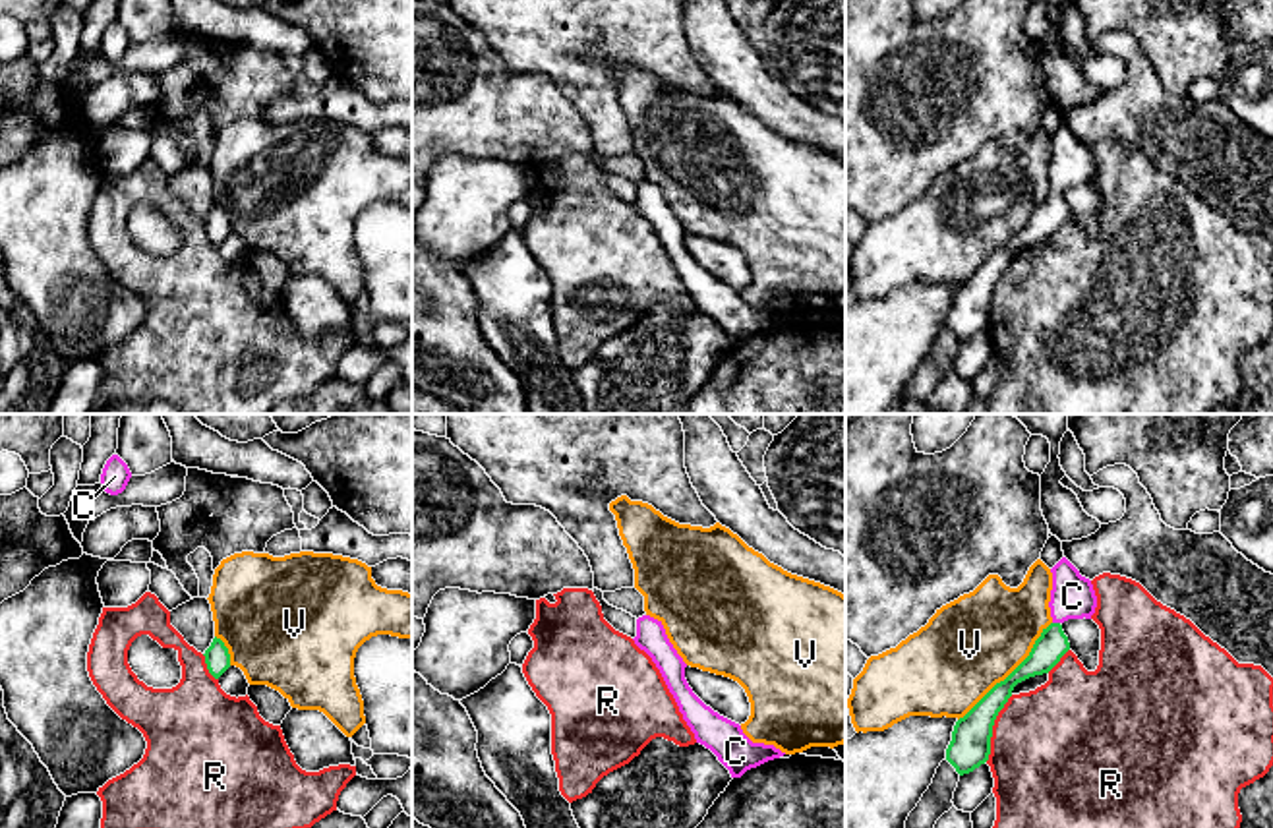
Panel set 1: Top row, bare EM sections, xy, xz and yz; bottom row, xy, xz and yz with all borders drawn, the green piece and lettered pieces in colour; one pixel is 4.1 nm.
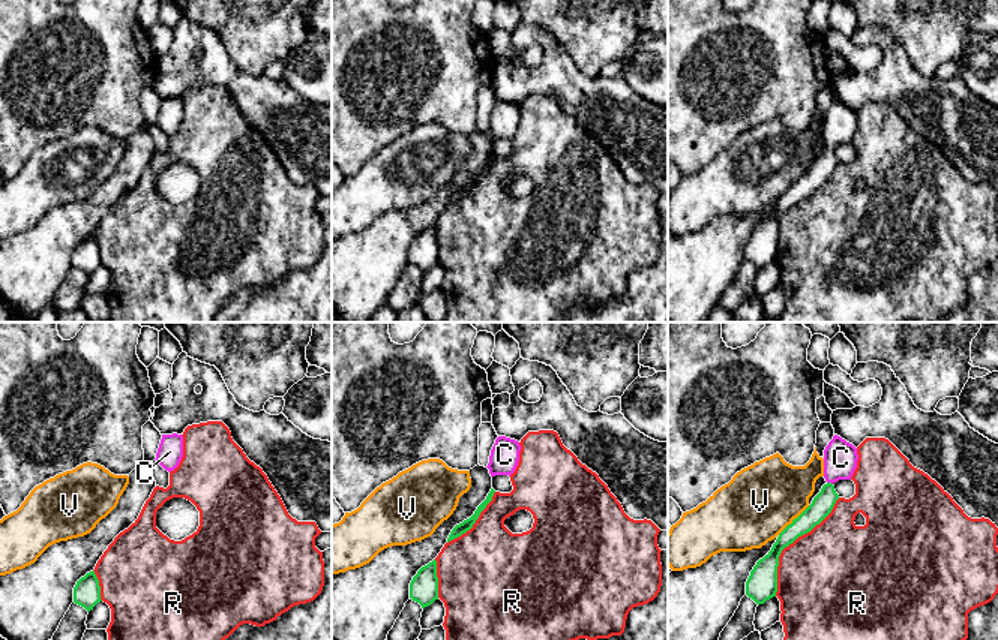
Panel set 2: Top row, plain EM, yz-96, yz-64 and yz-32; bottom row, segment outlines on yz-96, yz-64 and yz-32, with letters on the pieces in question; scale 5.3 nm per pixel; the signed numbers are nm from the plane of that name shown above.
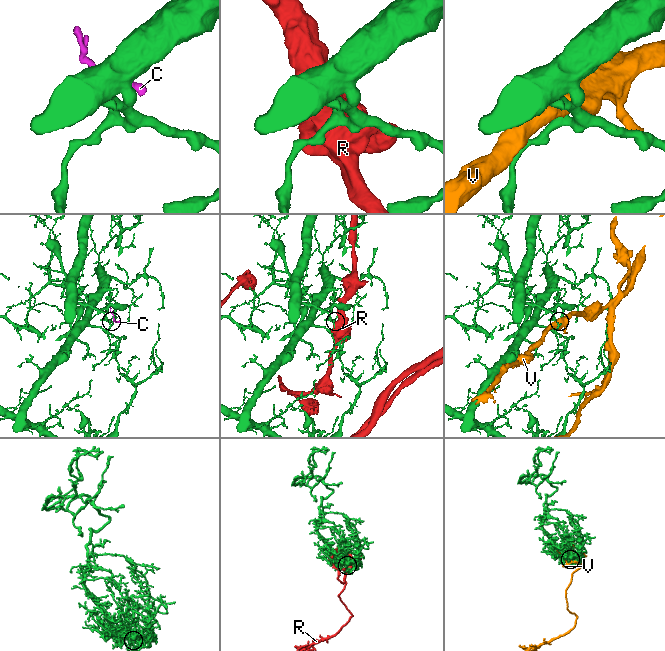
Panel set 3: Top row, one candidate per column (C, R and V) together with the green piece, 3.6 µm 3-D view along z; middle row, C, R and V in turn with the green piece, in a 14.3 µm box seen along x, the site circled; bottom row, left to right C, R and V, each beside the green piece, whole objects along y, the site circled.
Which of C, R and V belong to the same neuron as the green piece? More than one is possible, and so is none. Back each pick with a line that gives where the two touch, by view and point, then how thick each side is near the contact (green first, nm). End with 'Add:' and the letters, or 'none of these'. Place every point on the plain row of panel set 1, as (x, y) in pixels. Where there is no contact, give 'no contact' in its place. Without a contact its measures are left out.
C: meets green in yz at (1057, 190); 130 nm thick on the green side, 190 nm on the other
Add: C

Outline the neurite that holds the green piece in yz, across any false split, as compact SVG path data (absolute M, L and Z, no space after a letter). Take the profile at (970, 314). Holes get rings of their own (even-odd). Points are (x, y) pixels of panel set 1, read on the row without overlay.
M1062 124L1052 135L1051 184L1052 190L1043 195L1029 222L1000 250L996 250L952 298L946 315L946 327L960 342L973 339L989 327L992 292L1018 250L1049 240L1070 217L1062 190L1068 186L1091 186L1097 174L1097 163L1089 145Z

